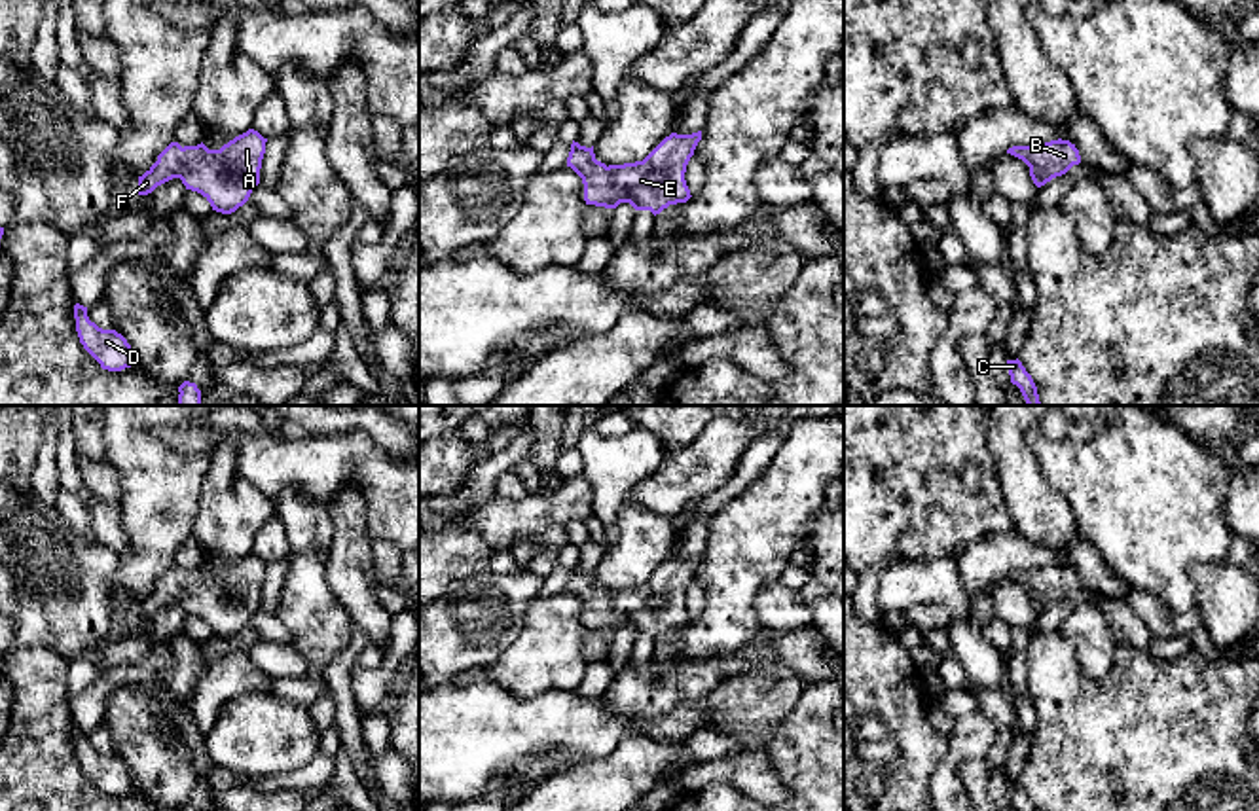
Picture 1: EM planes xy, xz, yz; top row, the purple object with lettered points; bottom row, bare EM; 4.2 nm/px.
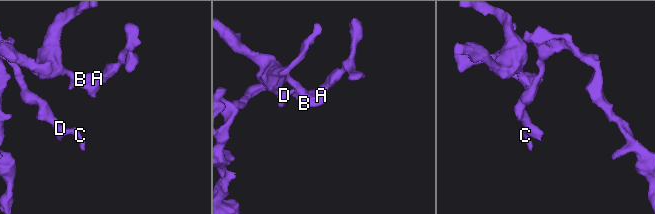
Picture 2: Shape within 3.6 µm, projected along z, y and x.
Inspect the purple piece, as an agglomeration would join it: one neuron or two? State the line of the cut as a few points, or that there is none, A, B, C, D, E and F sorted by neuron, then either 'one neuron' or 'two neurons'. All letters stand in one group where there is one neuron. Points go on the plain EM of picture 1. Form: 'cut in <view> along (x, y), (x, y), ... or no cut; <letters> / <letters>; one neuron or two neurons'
no cut; A B C D E F; one neuron

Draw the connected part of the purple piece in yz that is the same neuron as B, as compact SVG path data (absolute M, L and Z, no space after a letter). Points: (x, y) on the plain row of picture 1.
M1062 563L1037 568L1035 572L1013 570L1007 578L1022 584L1030 591L1030 601L1037 612L1066 599L1073 589L1081 587L1075 568Z

